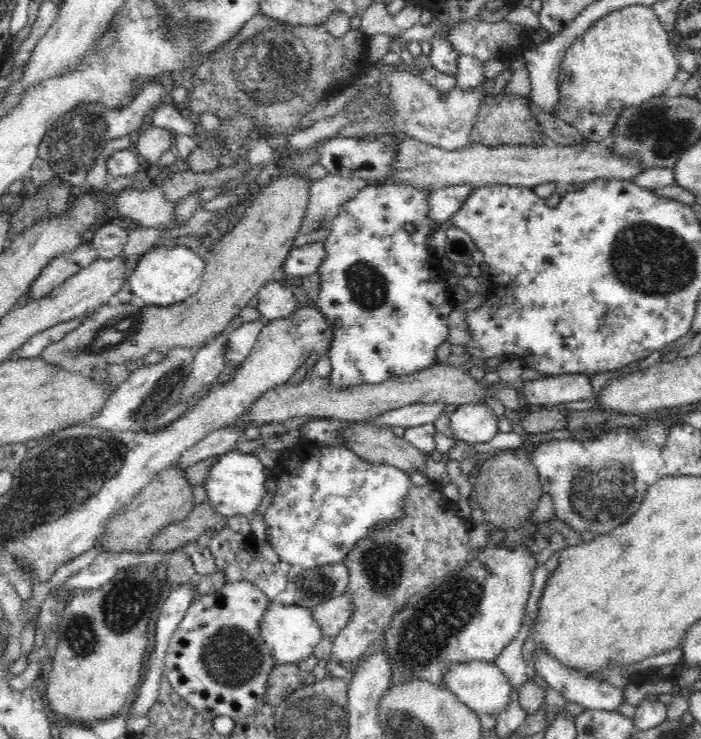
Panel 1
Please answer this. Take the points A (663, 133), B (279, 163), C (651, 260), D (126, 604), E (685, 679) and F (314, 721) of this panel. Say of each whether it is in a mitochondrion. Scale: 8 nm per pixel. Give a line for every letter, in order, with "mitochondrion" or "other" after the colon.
A: mitochondrion
B: other
C: mitochondrion
D: mitochondrion
E: other
F: mitochondrion

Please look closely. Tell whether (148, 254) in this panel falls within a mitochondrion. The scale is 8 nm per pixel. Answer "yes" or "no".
no

